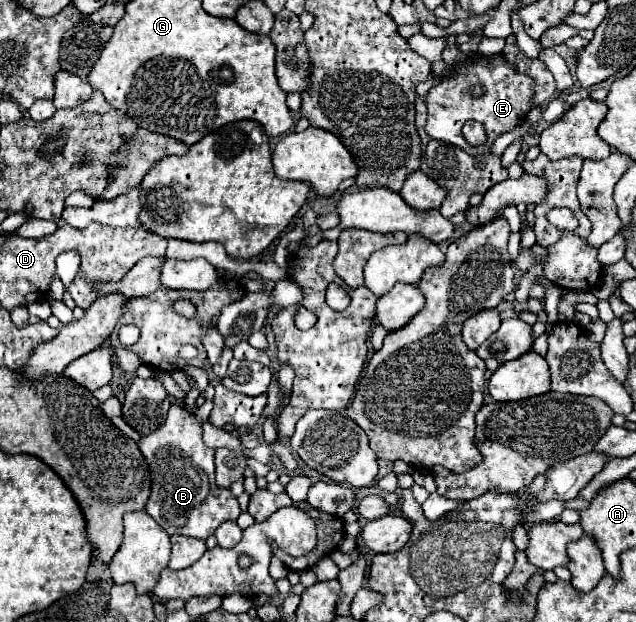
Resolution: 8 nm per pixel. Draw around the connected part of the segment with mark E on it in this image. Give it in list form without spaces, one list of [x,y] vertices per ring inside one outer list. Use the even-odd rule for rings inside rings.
[[[495,55],[495,57],[473,57],[471,63],[457,67],[455,75],[449,79],[443,79],[437,87],[433,87],[427,95],[427,125],[425,131],[431,139],[437,141],[445,141],[451,145],[461,147],[463,151],[471,153],[471,155],[483,155],[491,149],[493,141],[501,135],[507,133],[511,129],[515,129],[523,117],[529,113],[531,109],[531,97],[533,97],[533,79],[517,73],[513,67],[509,67],[509,63],[505,63],[503,55]],[[481,83],[485,85],[485,93],[481,97],[469,97],[469,87]],[[465,121],[479,121],[485,127],[487,133],[487,141],[483,145],[469,145],[461,133],[461,127],[465,125]]]

